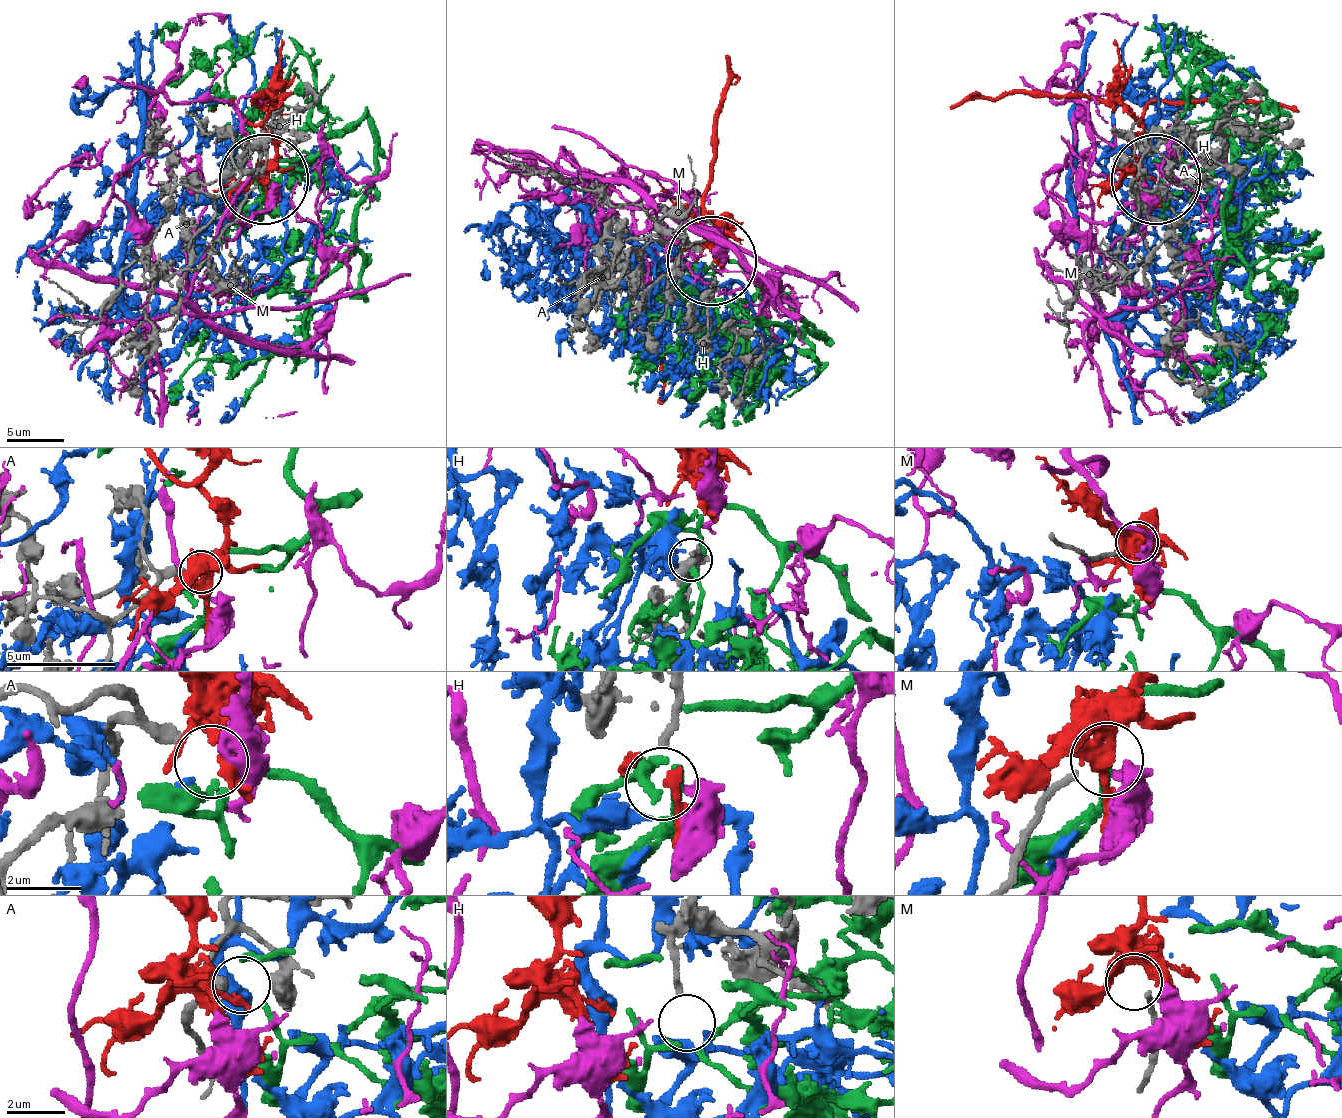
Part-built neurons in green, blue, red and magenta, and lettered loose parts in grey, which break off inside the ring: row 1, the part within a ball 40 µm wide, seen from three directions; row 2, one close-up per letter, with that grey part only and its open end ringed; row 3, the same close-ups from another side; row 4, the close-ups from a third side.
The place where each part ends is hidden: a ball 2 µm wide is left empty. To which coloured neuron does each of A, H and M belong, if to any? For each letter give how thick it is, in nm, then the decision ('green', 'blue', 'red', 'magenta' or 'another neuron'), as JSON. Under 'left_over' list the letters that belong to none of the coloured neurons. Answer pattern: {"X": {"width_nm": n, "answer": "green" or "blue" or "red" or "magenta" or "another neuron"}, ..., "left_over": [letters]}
{"A": {"width_nm": 400, "answer": "green"}, "H": {"width_nm": 200, "answer": "blue"}, "M": {"width_nm": 180, "answer": "another neuron"}, "left_over": ["M"]}

